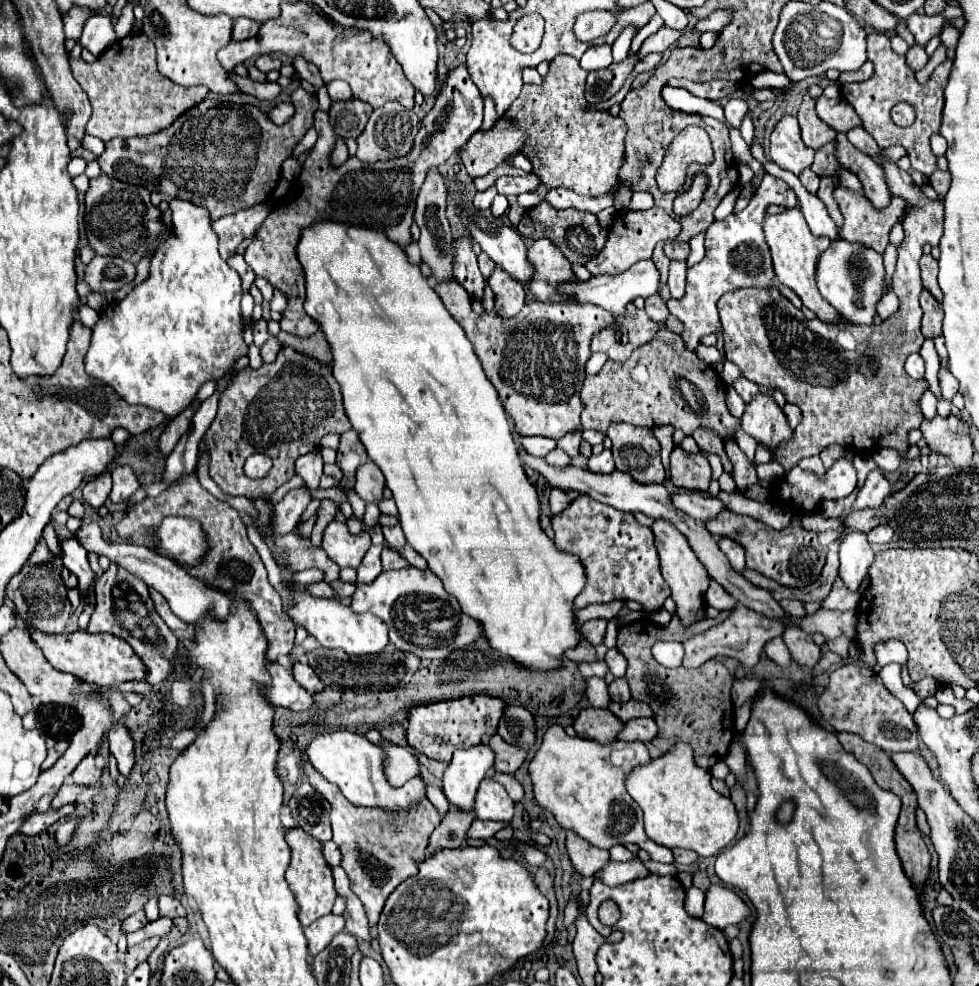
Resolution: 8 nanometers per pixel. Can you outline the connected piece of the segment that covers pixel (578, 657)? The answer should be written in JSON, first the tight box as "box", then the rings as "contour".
{"box":[565,640,597,662],"contour":[[[581,640],[579,646],[575,650],[567,650],[565,654],[569,660],[573,662],[595,662],[597,660],[597,654],[595,654],[595,648],[587,642],[587,640]]]}

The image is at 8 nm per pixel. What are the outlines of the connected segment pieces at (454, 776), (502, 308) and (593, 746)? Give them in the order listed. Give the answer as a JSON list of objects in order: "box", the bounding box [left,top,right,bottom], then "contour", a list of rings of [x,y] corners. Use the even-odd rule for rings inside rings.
[{"box":[443,744,495,810],"contour":[[[487,744],[455,750],[443,776],[443,792],[459,810],[473,810],[479,782],[495,764],[495,752]]]},{"box":[487,266,525,318],"contour":[[[495,266],[487,282],[495,294],[495,314],[501,318],[511,318],[519,314],[525,304],[523,286],[519,286],[519,282],[505,274],[505,270],[499,270],[499,266]]]},{"box":[529,724,673,864],"contour":[[[555,724],[545,732],[543,744],[529,764],[535,800],[557,818],[563,830],[577,832],[597,848],[609,850],[615,844],[633,842],[639,848],[647,850],[651,860],[673,864],[671,850],[647,838],[643,830],[643,812],[625,790],[625,778],[629,776],[629,772],[635,766],[651,762],[645,744],[633,742],[631,752],[633,758],[623,762],[623,770],[619,770],[611,762],[611,746],[599,746],[591,740],[571,738],[561,726]]]}]

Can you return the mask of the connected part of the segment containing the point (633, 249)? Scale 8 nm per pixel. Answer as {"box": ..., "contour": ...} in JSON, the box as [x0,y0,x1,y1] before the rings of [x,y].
{"box":[585,206,681,276],"contour":[[[653,206],[649,210],[619,210],[613,218],[613,224],[609,226],[607,242],[603,250],[595,258],[585,262],[585,268],[593,276],[617,275],[639,260],[649,260],[657,242],[669,240],[671,236],[677,236],[679,232],[681,232],[679,222],[659,206]]]}

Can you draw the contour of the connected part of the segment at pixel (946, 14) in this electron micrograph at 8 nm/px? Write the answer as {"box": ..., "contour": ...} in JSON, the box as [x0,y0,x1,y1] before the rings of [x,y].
{"box":[905,6,963,46],"contour":[[[947,6],[941,14],[935,14],[935,16],[911,14],[911,18],[907,18],[905,22],[907,22],[907,28],[911,30],[911,34],[915,36],[917,44],[919,44],[919,46],[925,46],[933,36],[941,34],[945,20],[957,18],[957,16],[961,16],[961,14],[963,14],[963,12],[959,10],[959,6]]]}

